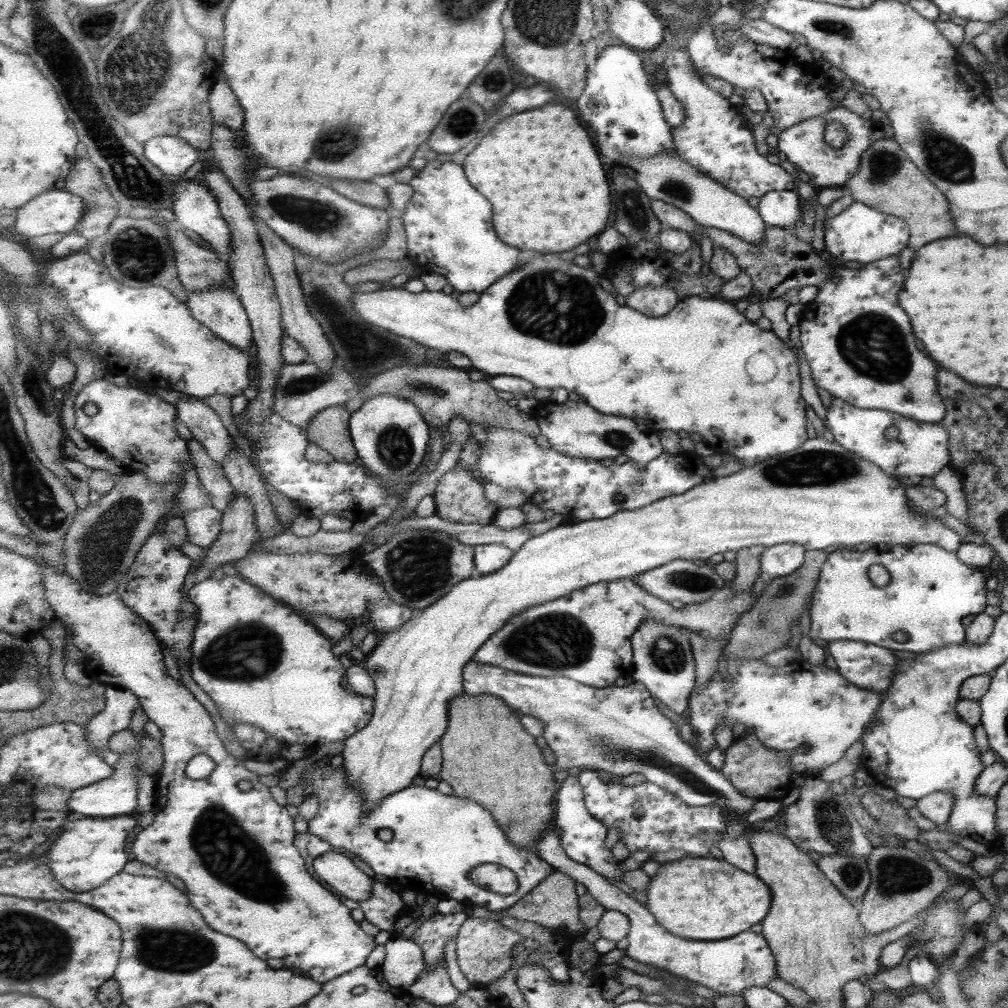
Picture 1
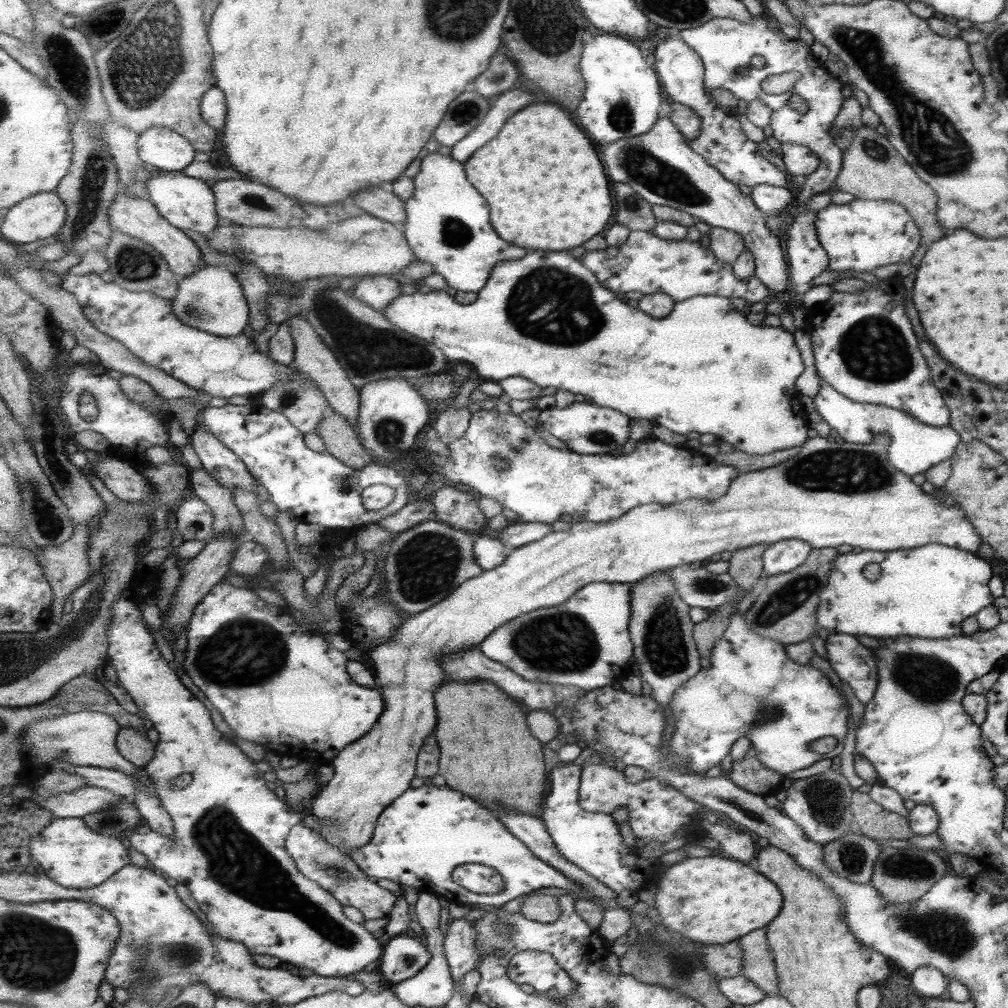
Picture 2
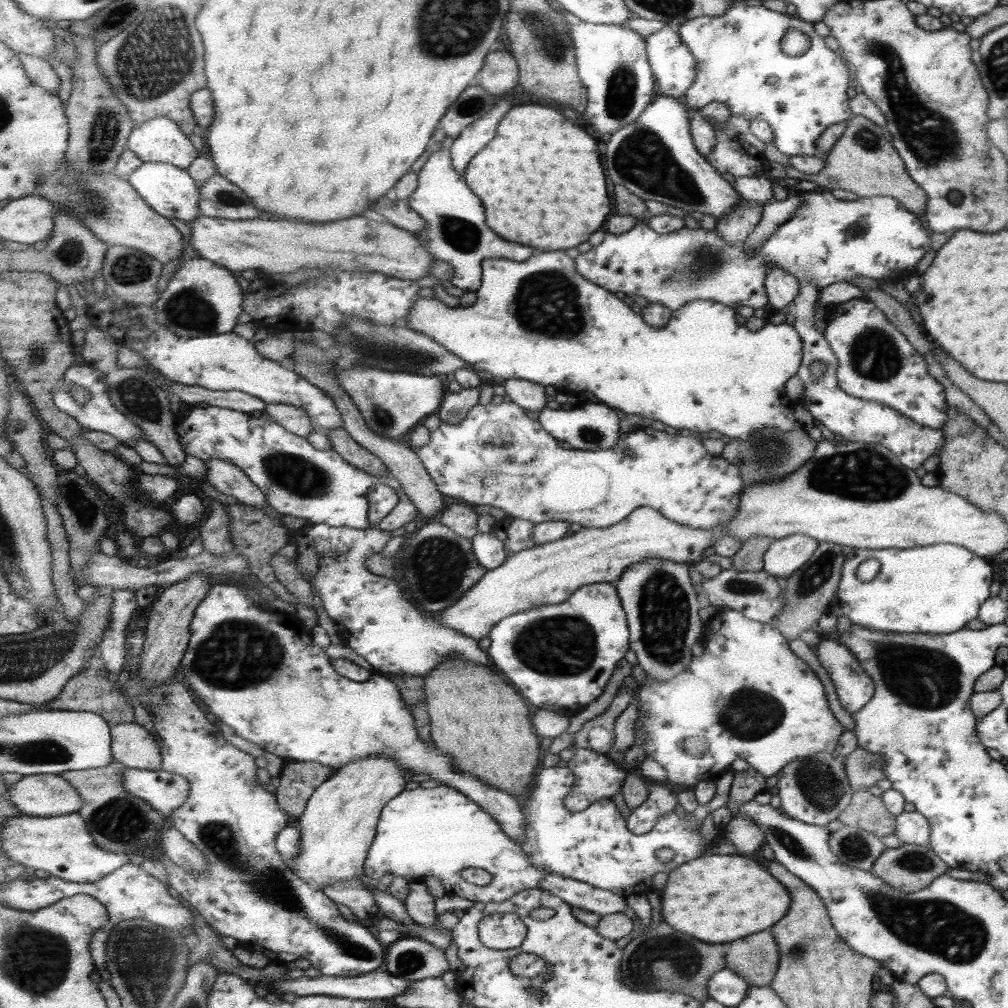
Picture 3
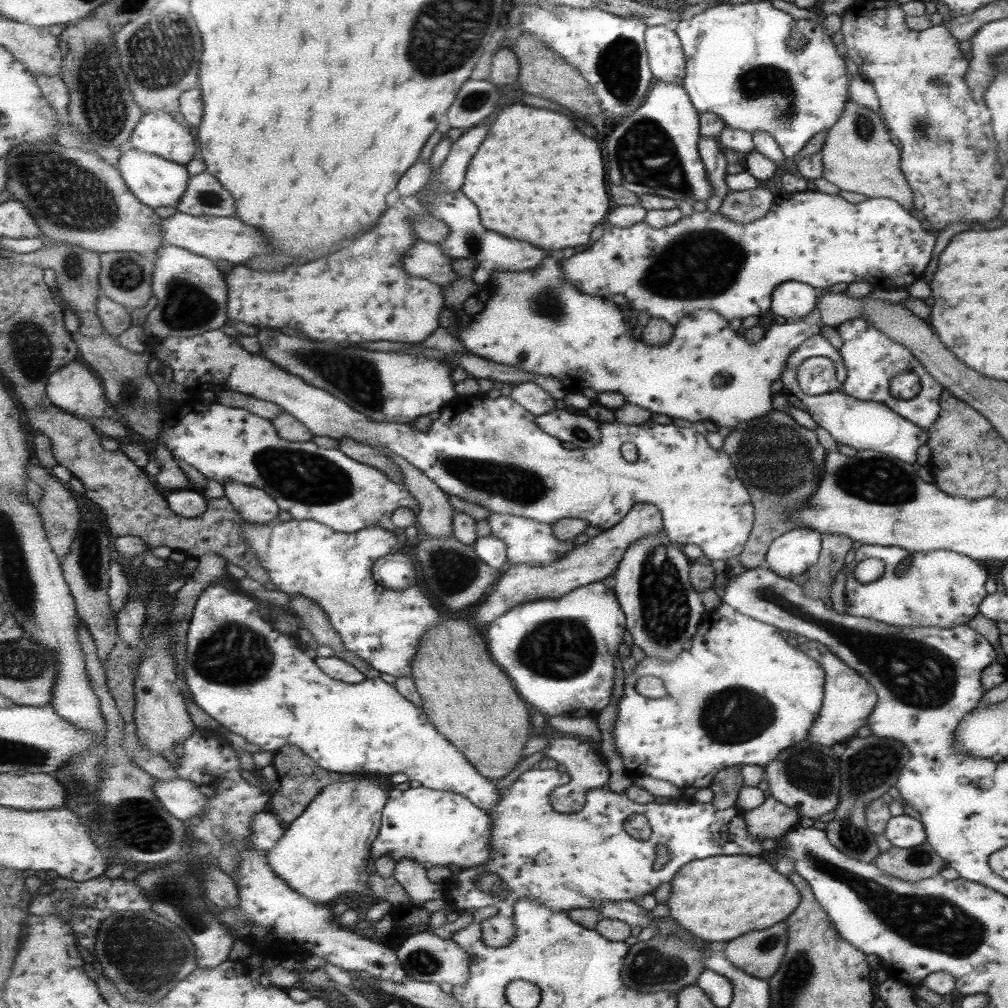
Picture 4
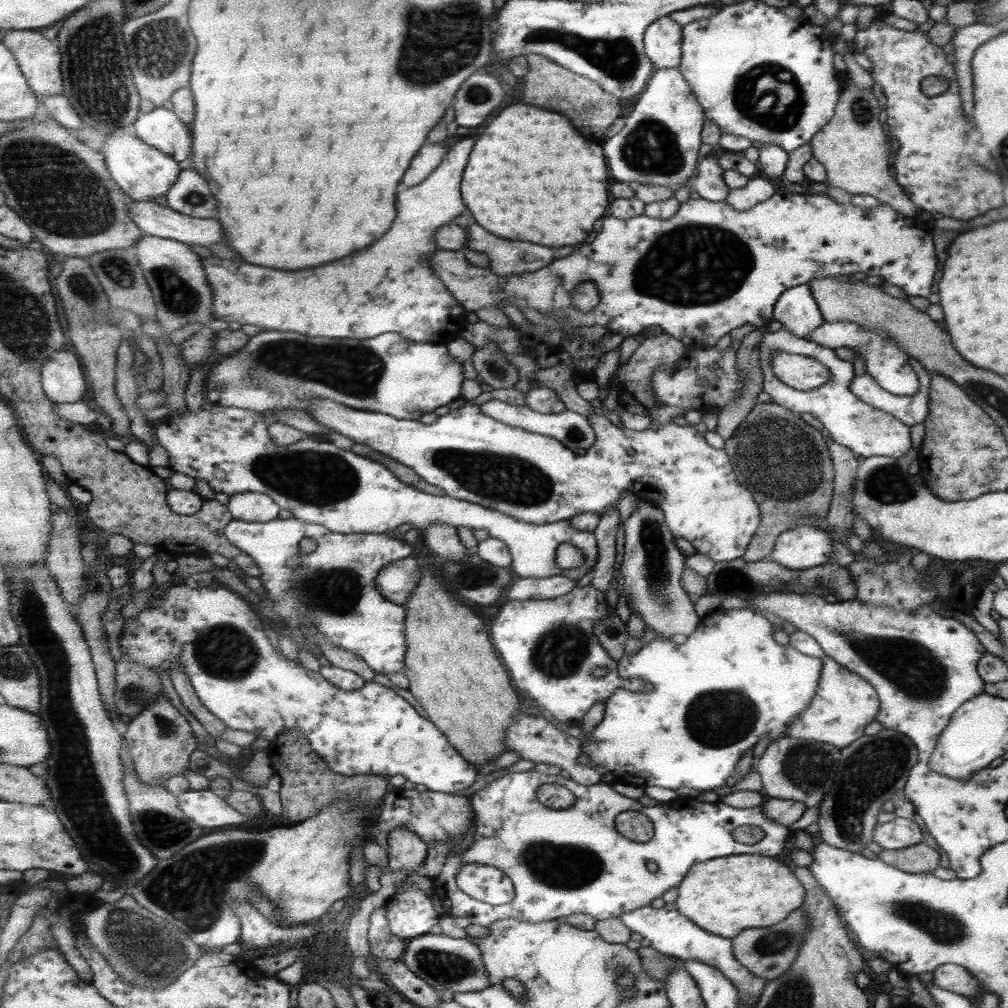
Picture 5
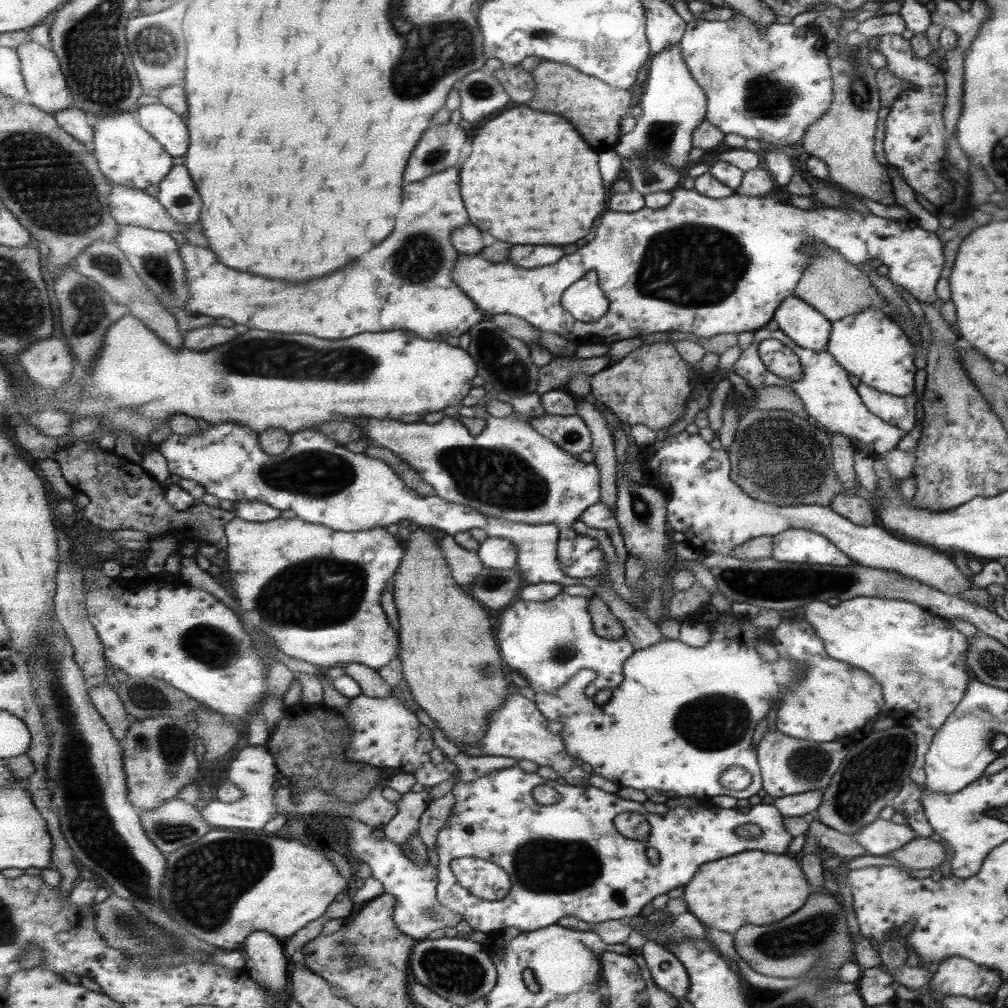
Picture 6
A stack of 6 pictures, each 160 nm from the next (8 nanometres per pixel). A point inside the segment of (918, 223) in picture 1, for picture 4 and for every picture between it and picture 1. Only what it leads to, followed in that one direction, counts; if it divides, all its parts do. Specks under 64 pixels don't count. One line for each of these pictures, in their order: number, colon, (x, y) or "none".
2: (871, 170)
3: (861, 161)
4: (857, 156)

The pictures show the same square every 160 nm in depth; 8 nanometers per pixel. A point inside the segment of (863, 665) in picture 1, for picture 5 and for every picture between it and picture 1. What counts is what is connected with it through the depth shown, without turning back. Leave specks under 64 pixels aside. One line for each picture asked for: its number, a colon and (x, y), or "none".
2: (855, 665)
3: (853, 687)
4: (848, 698)
5: (843, 703)

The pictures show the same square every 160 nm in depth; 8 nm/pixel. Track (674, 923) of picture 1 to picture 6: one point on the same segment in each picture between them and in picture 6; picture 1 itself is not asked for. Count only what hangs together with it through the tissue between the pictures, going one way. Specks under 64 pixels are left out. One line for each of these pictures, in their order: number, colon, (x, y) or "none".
2: (713, 900)
3: (718, 899)
4: (720, 899)
5: (726, 896)
6: (757, 888)

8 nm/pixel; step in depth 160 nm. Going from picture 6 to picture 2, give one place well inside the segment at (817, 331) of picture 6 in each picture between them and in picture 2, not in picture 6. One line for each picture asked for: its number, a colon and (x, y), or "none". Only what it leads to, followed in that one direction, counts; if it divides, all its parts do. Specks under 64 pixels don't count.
2: (661, 166)
3: (782, 288)
4: (792, 300)
5: (795, 309)

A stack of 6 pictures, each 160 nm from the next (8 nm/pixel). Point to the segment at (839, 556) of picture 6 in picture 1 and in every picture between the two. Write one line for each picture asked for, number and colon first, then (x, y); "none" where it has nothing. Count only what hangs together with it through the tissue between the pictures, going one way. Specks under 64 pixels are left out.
1: (782, 559)
2: (783, 556)
3: (784, 556)
4: (792, 553)
5: (801, 547)

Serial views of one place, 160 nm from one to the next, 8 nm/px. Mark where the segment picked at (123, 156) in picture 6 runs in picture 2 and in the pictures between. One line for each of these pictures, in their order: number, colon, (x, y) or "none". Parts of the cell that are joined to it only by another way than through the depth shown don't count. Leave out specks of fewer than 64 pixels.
2: (189, 203)
3: (171, 191)
4: (157, 182)
5: (144, 172)

